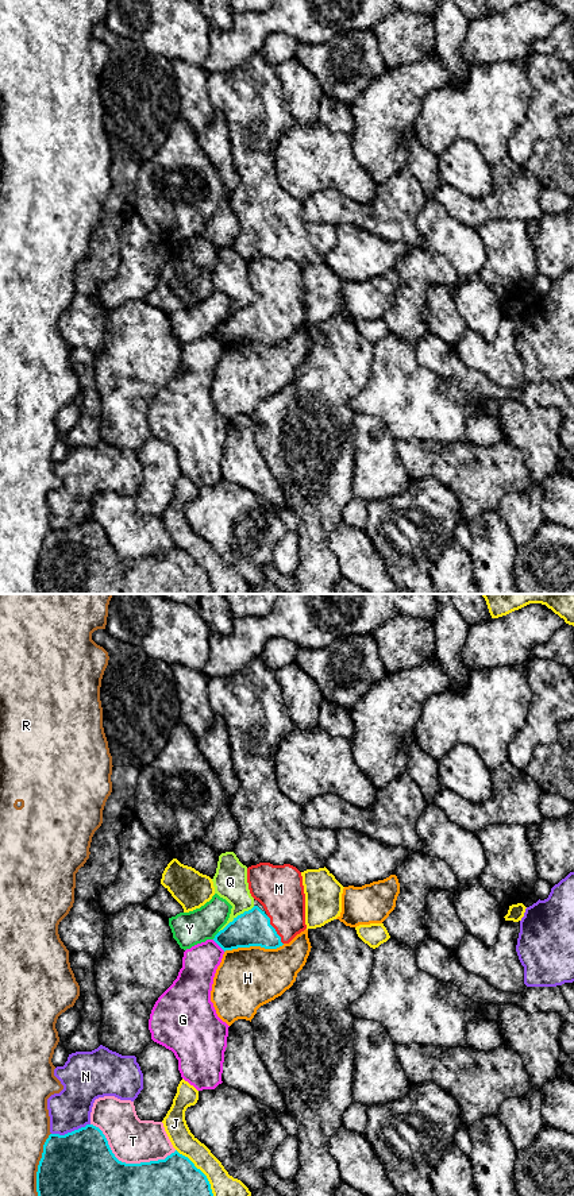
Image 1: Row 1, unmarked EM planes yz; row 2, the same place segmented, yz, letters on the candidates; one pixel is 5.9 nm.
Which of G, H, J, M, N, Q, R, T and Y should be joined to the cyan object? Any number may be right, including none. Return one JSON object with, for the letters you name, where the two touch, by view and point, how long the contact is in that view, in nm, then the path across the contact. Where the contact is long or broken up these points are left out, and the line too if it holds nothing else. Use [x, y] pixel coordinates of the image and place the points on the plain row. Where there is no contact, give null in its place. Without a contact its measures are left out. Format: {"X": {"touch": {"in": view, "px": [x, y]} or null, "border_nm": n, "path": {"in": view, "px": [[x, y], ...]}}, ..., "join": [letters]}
{"M": {"touch": {"in": "yz", "px": [274, 325]}, "border_nm": 200}, "join": ["M"]}

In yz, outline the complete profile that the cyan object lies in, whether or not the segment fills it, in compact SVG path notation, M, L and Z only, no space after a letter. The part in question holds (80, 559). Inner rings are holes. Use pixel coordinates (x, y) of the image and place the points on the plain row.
M93 520L65 531L49 531L38 560L36 587L39 594L213 594L207 571L177 545L165 555L126 559L115 552L105 531Z

